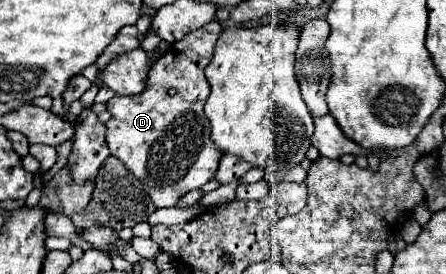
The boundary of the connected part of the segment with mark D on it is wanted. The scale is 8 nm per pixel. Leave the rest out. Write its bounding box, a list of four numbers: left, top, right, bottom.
[106,21,222,207]

